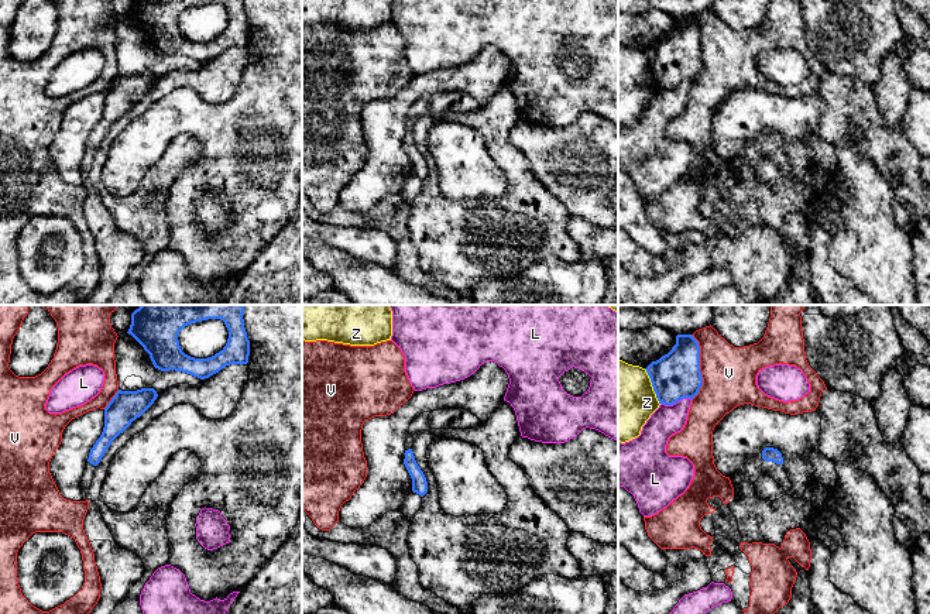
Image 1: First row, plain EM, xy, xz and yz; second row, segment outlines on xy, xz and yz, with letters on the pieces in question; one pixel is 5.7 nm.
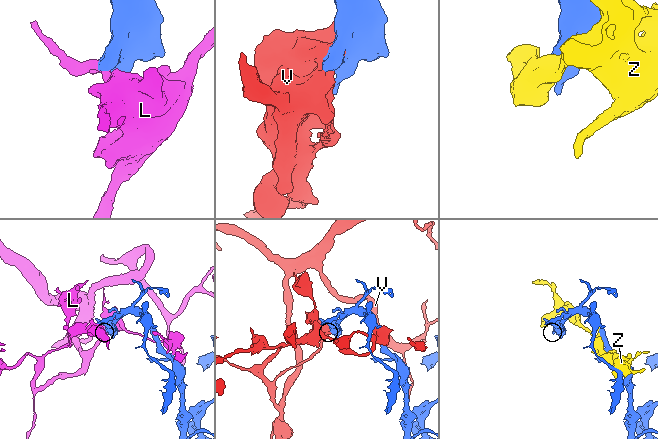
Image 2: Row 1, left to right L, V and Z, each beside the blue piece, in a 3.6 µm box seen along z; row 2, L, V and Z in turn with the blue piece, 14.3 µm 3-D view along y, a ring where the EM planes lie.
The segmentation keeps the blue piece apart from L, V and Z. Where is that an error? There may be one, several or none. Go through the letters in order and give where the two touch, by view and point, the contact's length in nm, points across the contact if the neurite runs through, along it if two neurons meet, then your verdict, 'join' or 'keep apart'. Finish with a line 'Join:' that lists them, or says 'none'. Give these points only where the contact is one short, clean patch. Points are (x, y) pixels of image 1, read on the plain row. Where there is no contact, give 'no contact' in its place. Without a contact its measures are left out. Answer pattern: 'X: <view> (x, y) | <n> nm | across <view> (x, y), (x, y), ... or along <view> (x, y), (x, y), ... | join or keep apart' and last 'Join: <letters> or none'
L: yz (675, 86) | 180 nm | keep apart
V: yz (699, 51) | 380 nm | keep apart
Z: yz (652, 69) | 220 nm | keep apart
Join: none

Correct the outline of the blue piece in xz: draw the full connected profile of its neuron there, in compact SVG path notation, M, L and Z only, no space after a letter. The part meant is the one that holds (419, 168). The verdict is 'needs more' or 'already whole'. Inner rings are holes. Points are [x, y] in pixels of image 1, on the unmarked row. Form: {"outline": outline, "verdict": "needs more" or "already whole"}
{"outline": "M409 117L405 124L404 148L412 162L412 175L423 181L428 176L428 165L423 155L415 144L412 128L413 121L412 117Z", "verdict": "needs more"}

